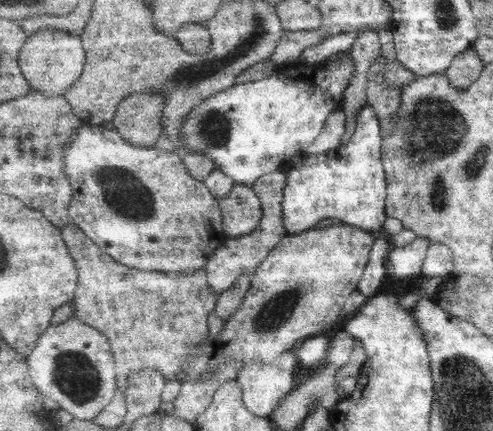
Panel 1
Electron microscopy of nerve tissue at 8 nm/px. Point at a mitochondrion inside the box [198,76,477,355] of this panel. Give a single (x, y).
(277, 310)

